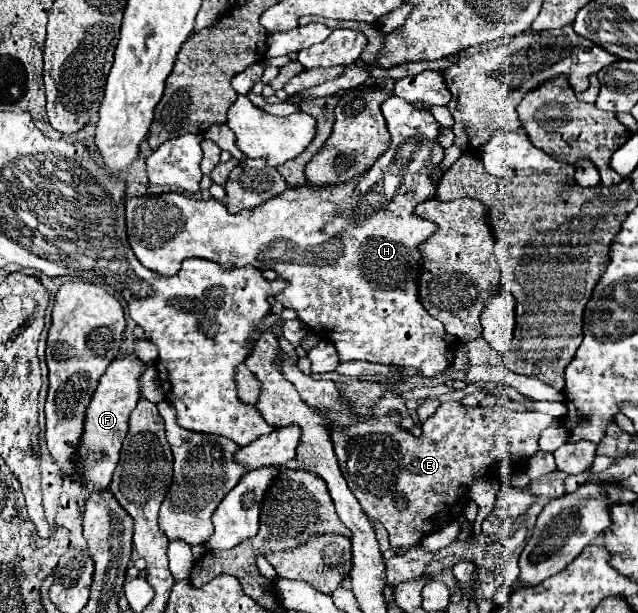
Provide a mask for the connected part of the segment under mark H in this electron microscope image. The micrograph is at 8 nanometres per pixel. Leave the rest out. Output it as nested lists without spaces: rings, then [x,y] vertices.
[[[390,96],[380,106],[388,132],[392,136],[390,148],[376,164],[360,178],[332,188],[288,188],[254,210],[228,214],[220,200],[196,200],[180,192],[162,192],[150,196],[136,196],[126,200],[128,242],[140,262],[152,272],[174,276],[186,258],[214,260],[222,266],[242,268],[254,266],[258,270],[274,270],[288,282],[286,290],[278,292],[276,302],[292,308],[298,320],[314,334],[330,340],[338,352],[340,362],[366,360],[402,368],[416,368],[424,378],[444,374],[454,362],[458,340],[446,336],[440,320],[432,318],[418,302],[418,276],[422,254],[418,246],[430,238],[436,224],[416,218],[414,208],[434,198],[434,180],[428,178],[428,168],[436,166],[444,148],[436,144],[440,124],[426,110],[418,110],[398,96]]]

